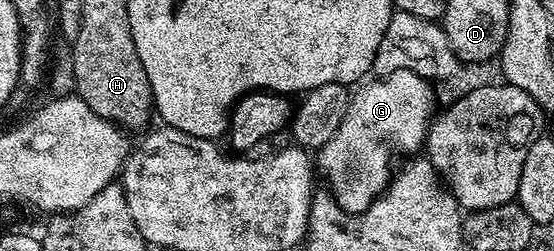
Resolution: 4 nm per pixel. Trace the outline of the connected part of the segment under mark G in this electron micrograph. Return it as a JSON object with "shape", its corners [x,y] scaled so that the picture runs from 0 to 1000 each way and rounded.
{"shape":[[[718,279],[708,295],[690,299],[684,327],[664,323],[650,339],[648,359],[632,378],[626,442],[616,478],[616,510],[601,526],[601,542],[572,602],[572,661],[590,689],[594,769],[605,809],[626,853],[657,853],[677,793],[699,753],[708,705],[706,594],[722,598],[727,622],[742,622],[765,594],[771,554],[771,506],[778,498],[782,458],[787,450],[785,359],[776,323],[747,295],[744,279]]]}

